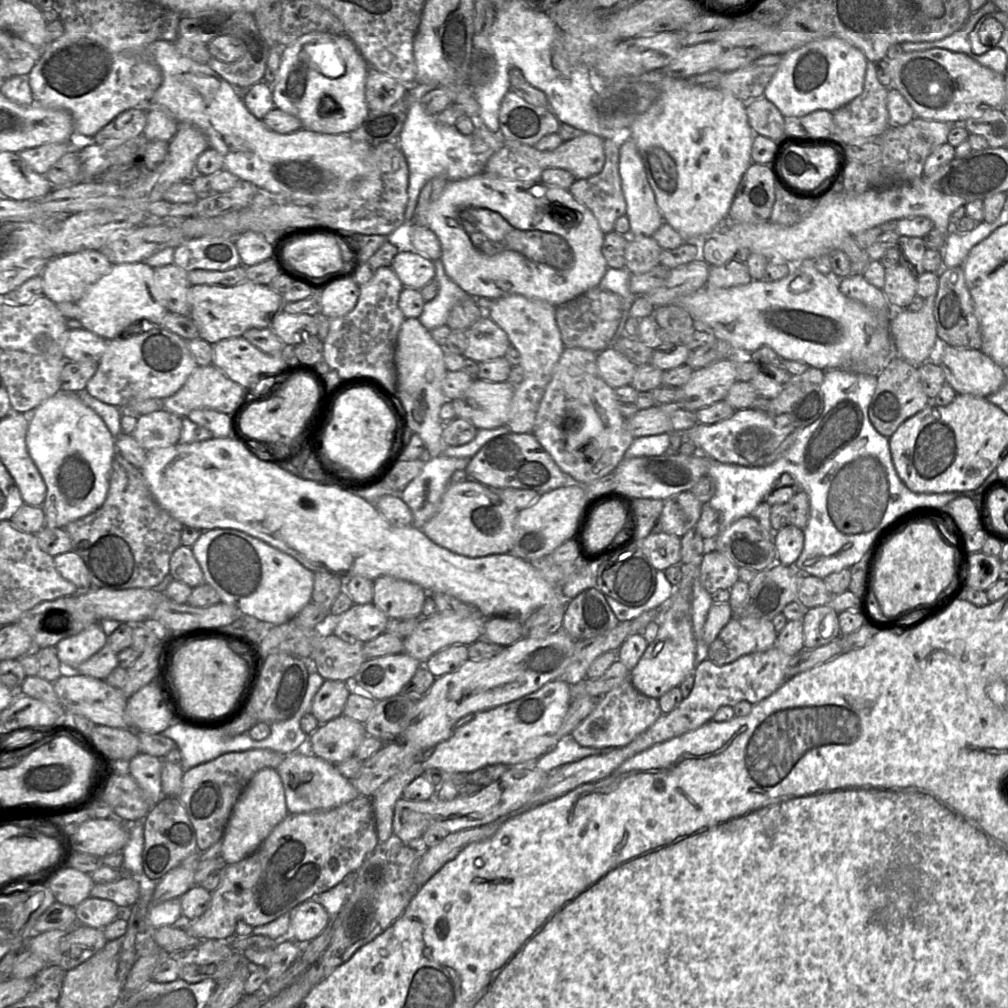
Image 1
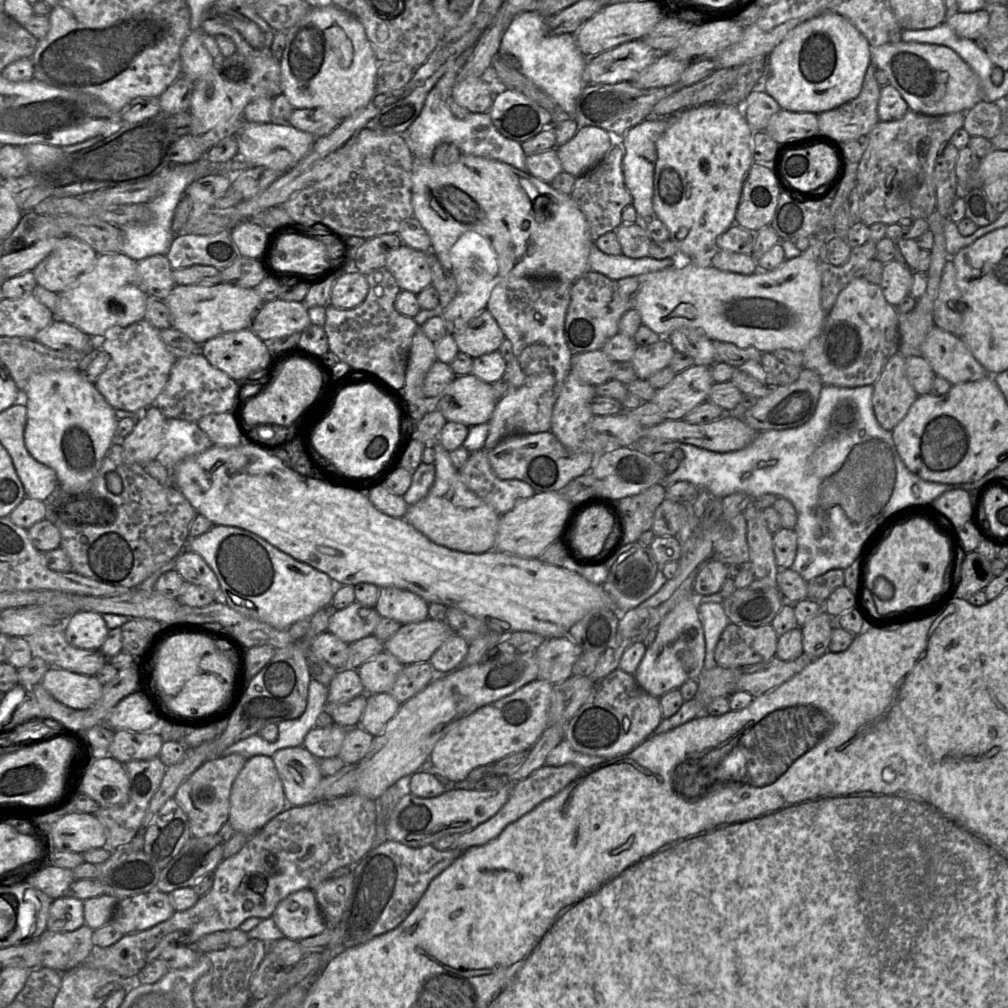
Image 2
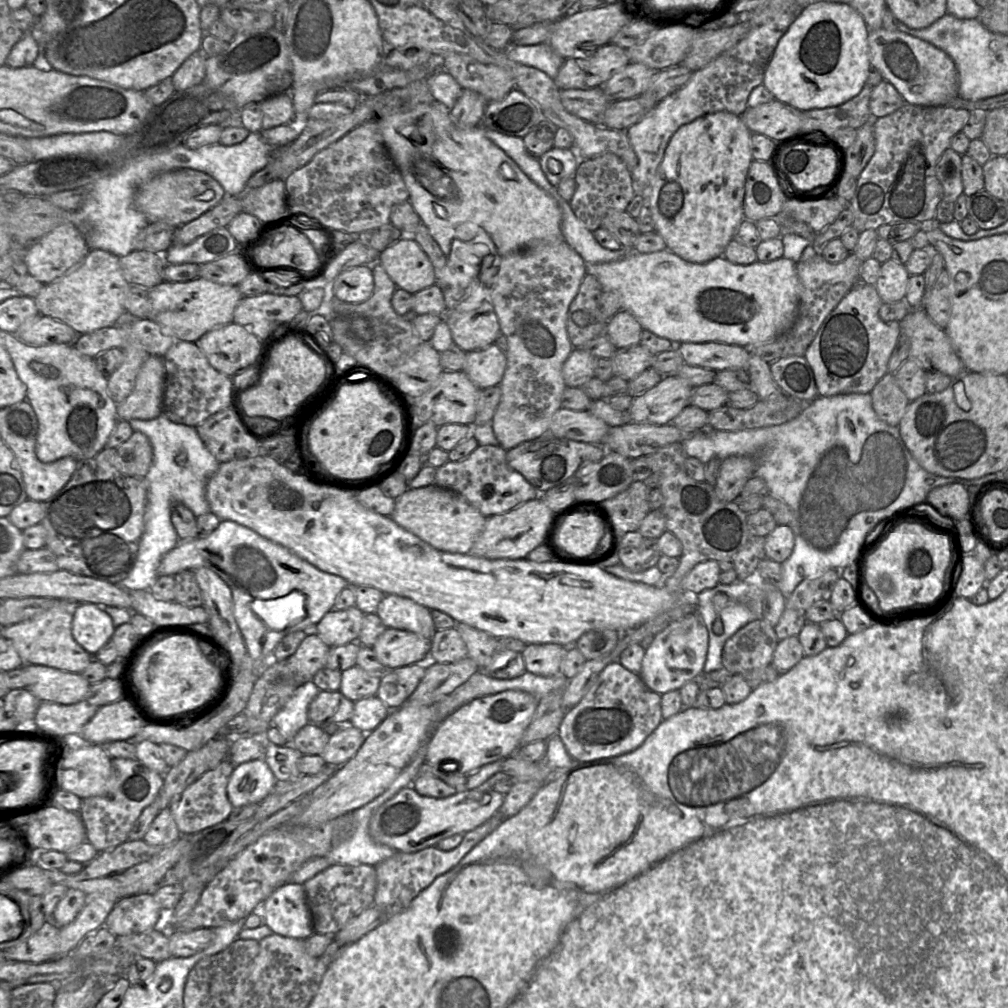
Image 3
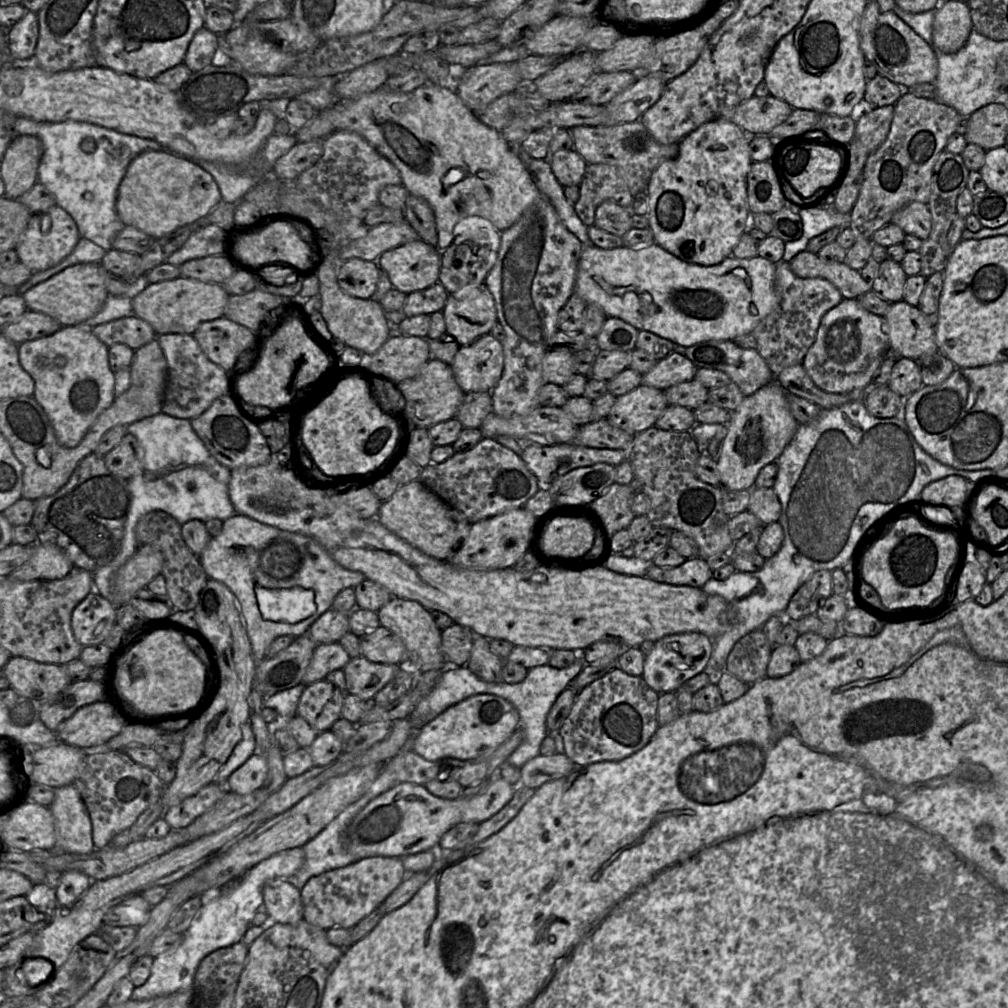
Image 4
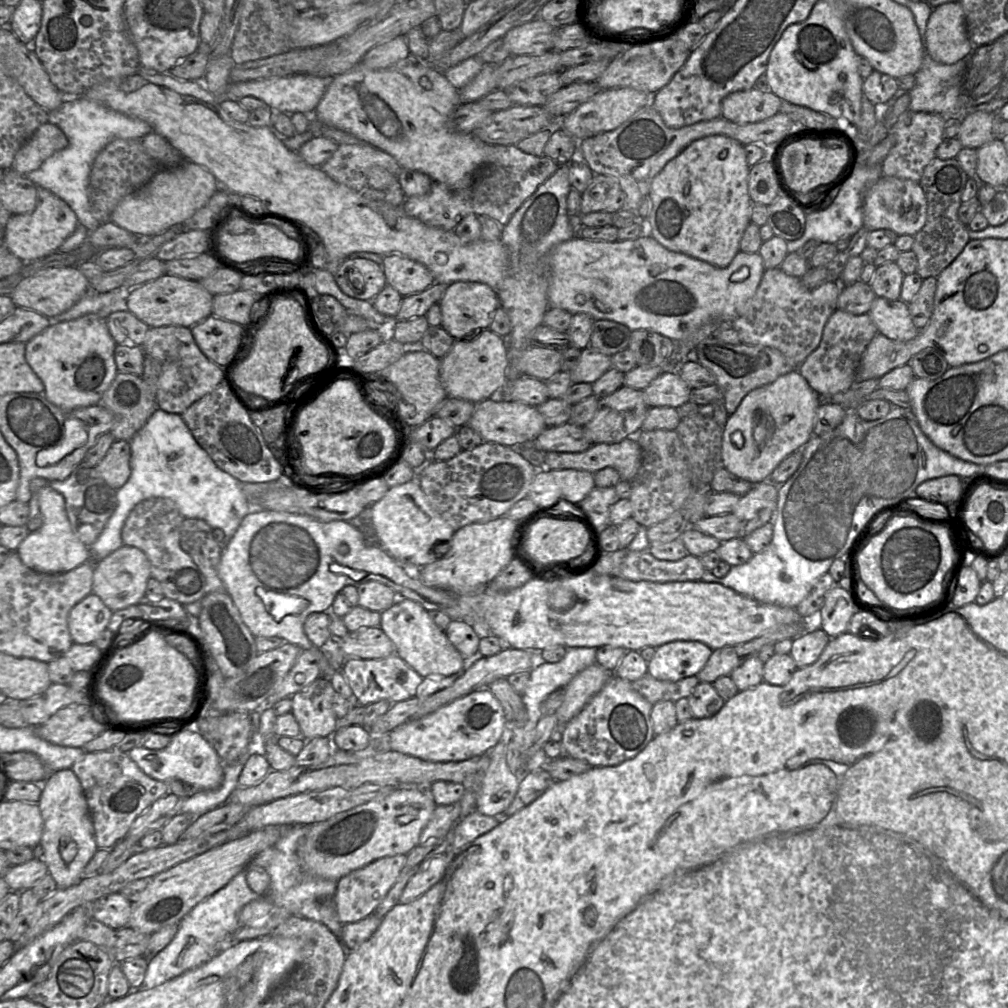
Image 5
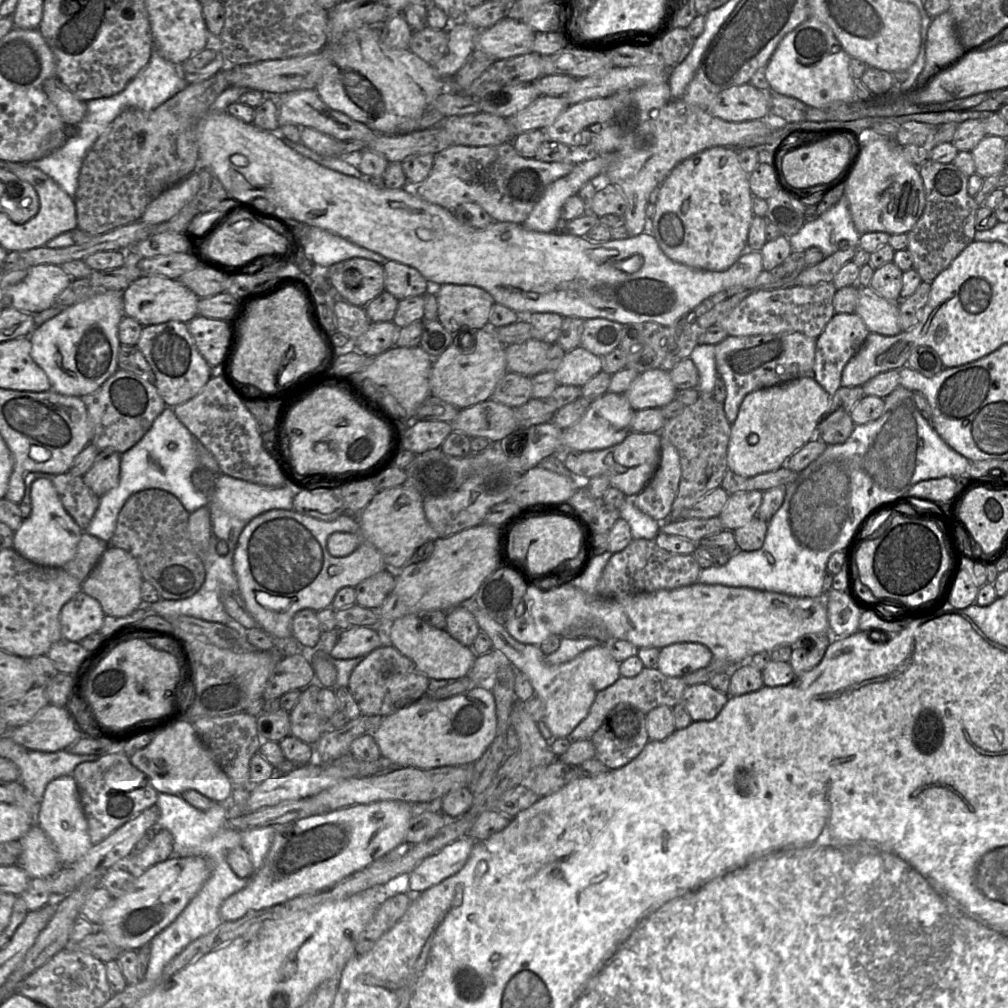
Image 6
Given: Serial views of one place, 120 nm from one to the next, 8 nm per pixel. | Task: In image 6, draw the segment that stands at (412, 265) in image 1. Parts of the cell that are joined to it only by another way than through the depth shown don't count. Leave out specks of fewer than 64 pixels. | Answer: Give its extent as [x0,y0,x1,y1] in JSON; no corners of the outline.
[383,260,432,301]

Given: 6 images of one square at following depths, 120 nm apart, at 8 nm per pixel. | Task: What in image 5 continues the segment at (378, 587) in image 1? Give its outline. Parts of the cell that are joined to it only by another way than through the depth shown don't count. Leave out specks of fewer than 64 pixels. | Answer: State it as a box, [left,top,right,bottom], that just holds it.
[380,598,468,678]

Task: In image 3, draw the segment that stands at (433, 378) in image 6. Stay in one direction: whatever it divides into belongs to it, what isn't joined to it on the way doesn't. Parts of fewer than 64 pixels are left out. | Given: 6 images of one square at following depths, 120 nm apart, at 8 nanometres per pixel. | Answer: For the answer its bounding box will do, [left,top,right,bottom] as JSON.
[464,345,506,388]

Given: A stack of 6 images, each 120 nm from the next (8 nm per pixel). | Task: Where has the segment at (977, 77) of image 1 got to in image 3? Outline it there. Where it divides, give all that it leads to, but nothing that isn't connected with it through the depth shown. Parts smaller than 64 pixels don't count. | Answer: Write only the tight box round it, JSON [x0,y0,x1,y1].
[869,31,958,106]

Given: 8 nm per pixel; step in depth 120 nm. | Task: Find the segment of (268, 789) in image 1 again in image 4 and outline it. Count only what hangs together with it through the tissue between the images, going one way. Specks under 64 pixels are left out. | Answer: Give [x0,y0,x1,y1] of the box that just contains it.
[227,755,267,794]

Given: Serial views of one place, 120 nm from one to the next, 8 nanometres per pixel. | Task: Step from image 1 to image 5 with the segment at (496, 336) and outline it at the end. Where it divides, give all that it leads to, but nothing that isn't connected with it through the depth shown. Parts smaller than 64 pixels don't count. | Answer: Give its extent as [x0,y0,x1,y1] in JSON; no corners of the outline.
[439,281,499,340]

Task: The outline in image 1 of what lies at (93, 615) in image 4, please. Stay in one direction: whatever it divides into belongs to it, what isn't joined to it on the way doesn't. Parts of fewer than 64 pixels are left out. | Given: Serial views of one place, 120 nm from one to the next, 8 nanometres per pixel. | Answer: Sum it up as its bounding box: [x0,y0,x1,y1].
[55,623,108,669]

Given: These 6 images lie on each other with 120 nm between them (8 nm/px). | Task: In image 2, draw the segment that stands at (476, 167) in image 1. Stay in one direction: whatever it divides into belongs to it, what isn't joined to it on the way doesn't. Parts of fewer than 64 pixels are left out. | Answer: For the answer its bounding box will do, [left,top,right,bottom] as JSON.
[403,45,527,171]

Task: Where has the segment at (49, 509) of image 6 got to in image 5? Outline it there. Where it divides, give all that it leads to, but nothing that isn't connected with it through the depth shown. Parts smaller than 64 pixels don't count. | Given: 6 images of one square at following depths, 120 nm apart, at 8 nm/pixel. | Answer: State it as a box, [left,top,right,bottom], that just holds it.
[17,486,90,574]

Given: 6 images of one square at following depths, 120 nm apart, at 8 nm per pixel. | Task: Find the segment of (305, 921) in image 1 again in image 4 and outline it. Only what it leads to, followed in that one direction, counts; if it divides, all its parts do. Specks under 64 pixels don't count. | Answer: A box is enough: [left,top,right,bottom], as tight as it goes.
[262,879,303,924]

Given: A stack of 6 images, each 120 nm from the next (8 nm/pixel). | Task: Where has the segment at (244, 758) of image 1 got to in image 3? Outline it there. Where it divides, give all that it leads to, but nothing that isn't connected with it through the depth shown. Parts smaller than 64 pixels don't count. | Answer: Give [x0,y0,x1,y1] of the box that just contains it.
[169,758,235,835]

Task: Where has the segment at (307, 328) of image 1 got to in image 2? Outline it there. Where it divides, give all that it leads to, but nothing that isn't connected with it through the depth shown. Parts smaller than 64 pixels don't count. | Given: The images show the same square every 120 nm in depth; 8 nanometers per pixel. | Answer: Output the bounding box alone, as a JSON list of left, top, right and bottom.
[251,299,311,341]

